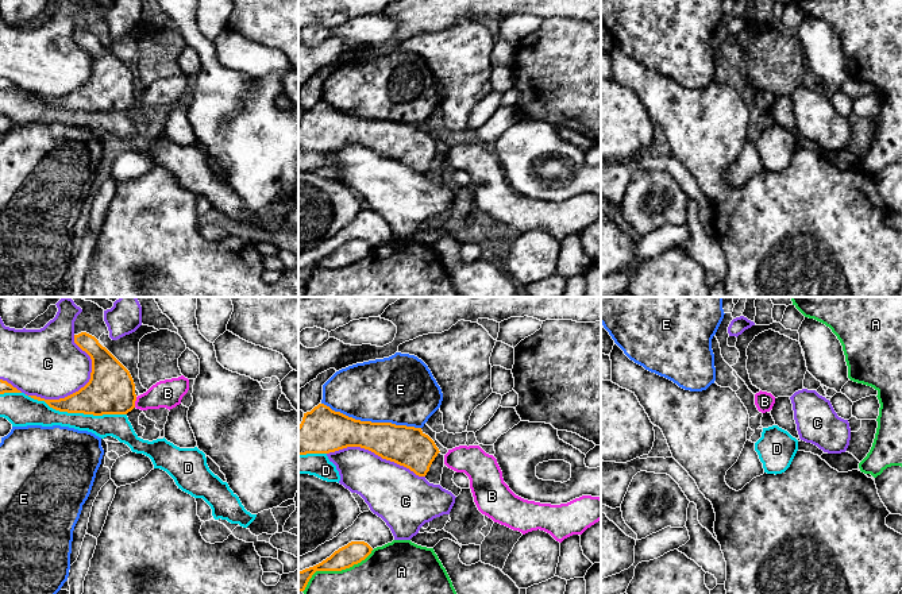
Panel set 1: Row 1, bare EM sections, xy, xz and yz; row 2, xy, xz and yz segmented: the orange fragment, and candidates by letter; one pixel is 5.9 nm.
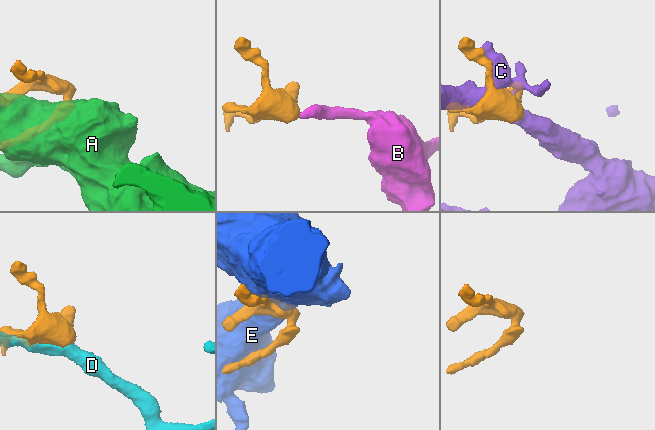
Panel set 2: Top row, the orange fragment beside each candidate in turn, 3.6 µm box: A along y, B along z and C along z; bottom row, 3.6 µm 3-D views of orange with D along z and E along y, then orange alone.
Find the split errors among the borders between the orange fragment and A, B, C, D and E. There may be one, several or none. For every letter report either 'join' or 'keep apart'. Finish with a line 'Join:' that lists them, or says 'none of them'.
A: keep apart
B: join
C: keep apart
D: keep apart
E: keep apart
Join: B

